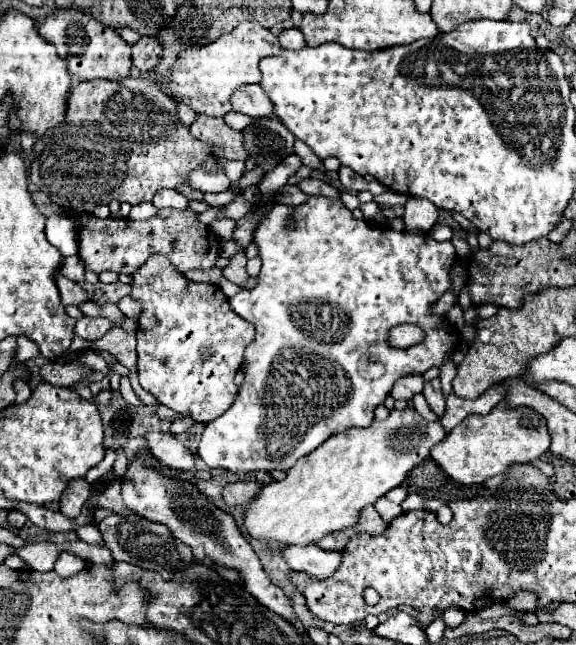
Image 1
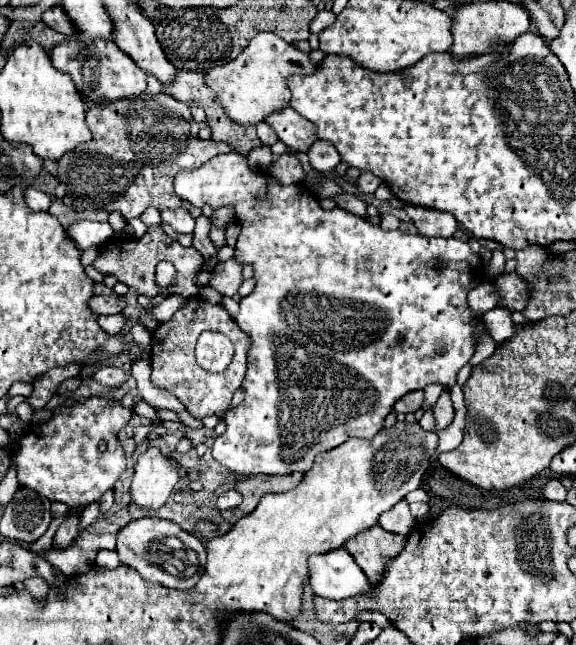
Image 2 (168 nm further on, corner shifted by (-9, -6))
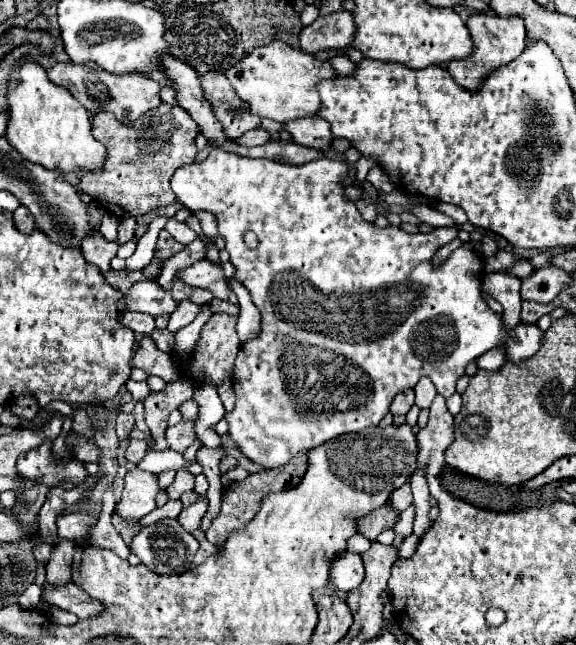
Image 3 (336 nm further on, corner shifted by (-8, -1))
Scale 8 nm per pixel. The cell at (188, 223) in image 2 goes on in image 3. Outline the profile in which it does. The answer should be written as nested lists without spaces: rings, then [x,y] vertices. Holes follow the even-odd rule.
[[[169,218],[169,220],[167,220],[165,230],[167,230],[177,242],[181,242],[181,244],[189,244],[189,242],[193,242],[193,240],[197,238],[197,234],[195,234],[185,222],[179,222],[179,220],[175,220],[175,218]]]

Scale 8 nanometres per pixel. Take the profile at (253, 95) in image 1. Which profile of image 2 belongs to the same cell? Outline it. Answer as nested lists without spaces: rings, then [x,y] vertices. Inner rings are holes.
[[[286,107],[282,111],[272,113],[266,123],[278,133],[278,137],[288,145],[292,151],[306,153],[312,143],[318,141],[316,137],[316,125],[312,125],[308,119],[300,117],[292,107]]]

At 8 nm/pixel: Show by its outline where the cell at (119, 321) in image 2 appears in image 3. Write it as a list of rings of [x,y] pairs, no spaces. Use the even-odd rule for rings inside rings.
[[[121,312],[119,320],[121,320],[121,324],[125,324],[127,328],[131,328],[137,334],[155,330],[155,318],[143,314],[143,312]]]

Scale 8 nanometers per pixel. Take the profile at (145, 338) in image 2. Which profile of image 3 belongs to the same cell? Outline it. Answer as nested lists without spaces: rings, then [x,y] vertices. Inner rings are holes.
[[[149,334],[141,336],[139,348],[133,356],[133,364],[137,368],[145,370],[147,374],[155,374],[155,376],[163,378],[165,382],[175,382],[181,378],[179,370],[175,366],[175,360],[167,352],[161,352]]]

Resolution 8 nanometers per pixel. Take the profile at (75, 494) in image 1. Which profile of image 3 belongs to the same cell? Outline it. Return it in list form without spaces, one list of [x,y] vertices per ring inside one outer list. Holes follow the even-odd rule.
[[[59,540],[53,546],[51,558],[47,562],[47,582],[65,584],[71,580],[71,560],[75,554],[75,544],[71,540]]]

